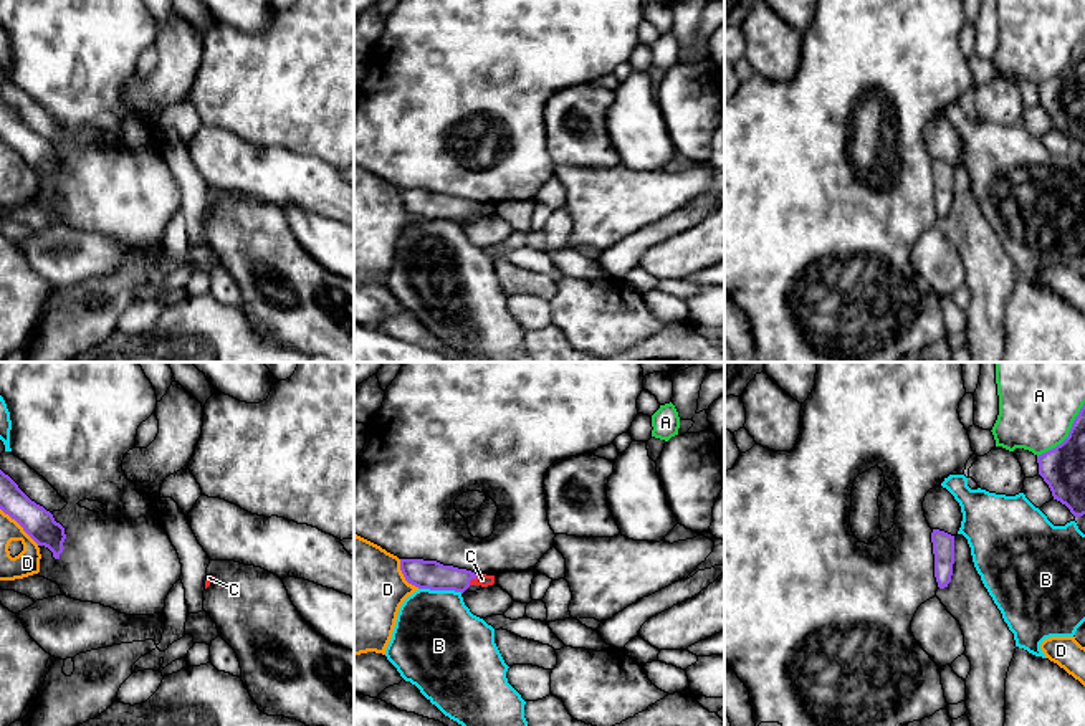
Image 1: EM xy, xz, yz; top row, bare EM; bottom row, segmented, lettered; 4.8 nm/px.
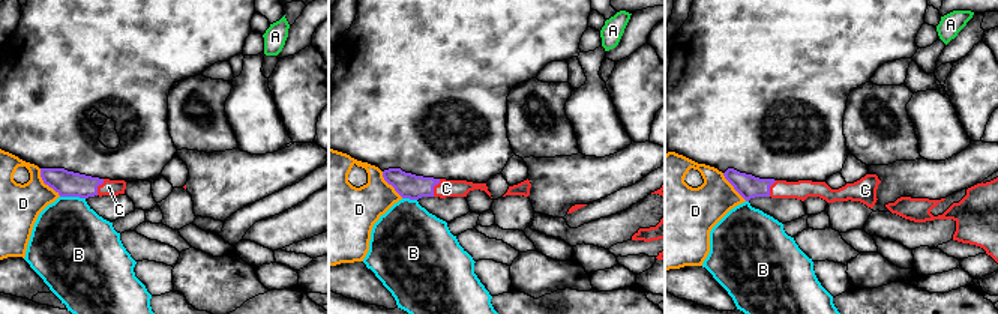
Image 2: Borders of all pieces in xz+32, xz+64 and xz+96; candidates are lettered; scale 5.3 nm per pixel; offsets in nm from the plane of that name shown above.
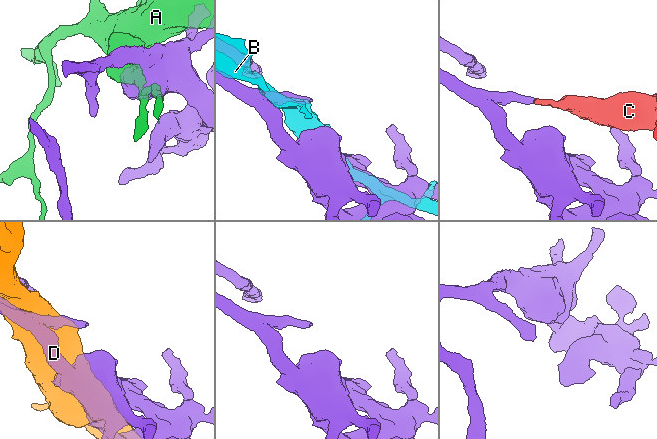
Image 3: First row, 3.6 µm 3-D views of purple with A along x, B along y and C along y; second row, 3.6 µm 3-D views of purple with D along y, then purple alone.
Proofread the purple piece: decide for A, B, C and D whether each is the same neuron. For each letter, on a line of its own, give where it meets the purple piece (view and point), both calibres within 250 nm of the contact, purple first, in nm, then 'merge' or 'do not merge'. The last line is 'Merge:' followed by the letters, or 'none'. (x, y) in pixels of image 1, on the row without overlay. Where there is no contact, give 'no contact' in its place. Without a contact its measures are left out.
A: yz (1069, 63) | 220/360 nm | do not merge
B: xz (440, 219) | 140/440 nm | do not merge
C: xz (472, 207) | 140/60 nm | merge
D: xy (20, 154) | 150/120 nm | do not merge
Merge: C

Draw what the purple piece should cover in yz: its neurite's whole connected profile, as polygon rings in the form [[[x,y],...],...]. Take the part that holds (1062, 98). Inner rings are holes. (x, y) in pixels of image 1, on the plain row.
[[[1085,33],[1075,46],[1068,66],[1037,86],[1039,104],[1054,129],[1078,147],[1085,144]]]

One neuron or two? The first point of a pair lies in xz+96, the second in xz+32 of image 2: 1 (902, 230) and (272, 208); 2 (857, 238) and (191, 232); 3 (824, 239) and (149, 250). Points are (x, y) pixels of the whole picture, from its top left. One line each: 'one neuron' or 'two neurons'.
1: two neurons
2: two neurons
3: one neuron

